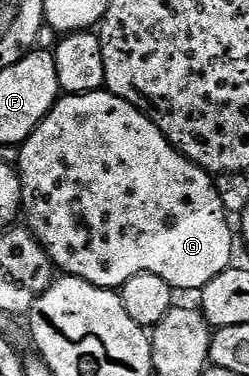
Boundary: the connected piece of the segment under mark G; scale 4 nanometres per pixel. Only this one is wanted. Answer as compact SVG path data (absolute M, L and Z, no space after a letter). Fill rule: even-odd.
M106 89L102 91L94 91L93 93L85 93L84 95L63 95L56 99L55 104L49 109L49 113L43 120L37 125L37 129L33 129L33 133L21 144L17 151L17 170L19 172L19 180L21 181L21 197L23 198L23 205L21 208L22 218L25 220L25 226L27 230L31 231L35 235L42 247L47 251L47 256L51 258L52 264L63 275L72 275L78 279L84 279L89 281L93 285L98 287L105 287L108 289L121 289L125 285L125 281L129 281L129 277L137 277L141 273L153 273L157 277L161 277L167 284L172 287L176 292L179 291L192 291L192 293L198 293L202 291L209 281L213 281L213 277L217 277L217 273L224 271L226 267L232 266L233 259L231 259L231 227L233 231L233 223L227 220L227 211L223 208L223 199L219 196L219 191L215 188L216 180L213 178L211 172L203 170L197 164L187 159L180 151L175 148L173 144L169 142L166 137L161 133L161 129L157 129L157 125L149 117L145 117L145 113L141 113L133 105L129 105L129 101L125 101L121 97L117 97L111 91Z

